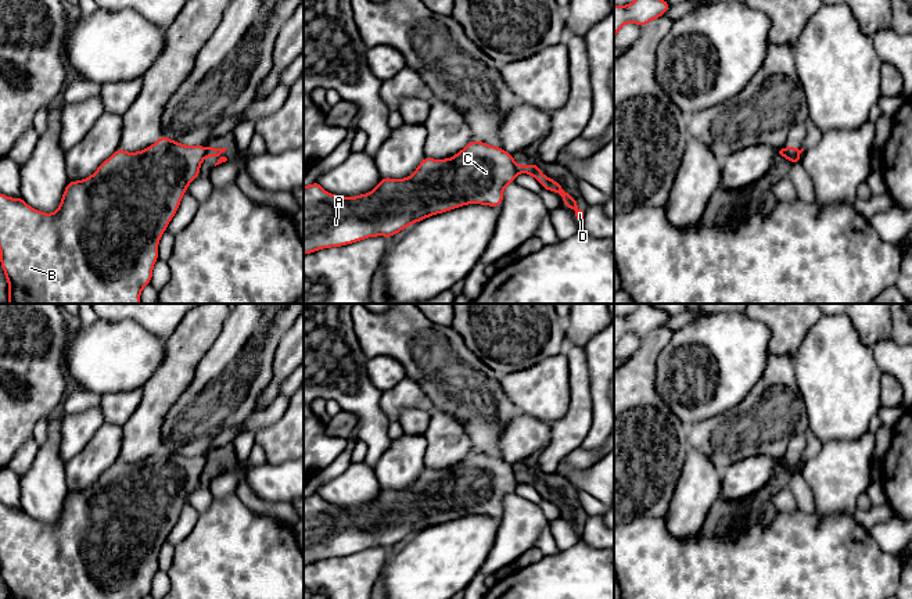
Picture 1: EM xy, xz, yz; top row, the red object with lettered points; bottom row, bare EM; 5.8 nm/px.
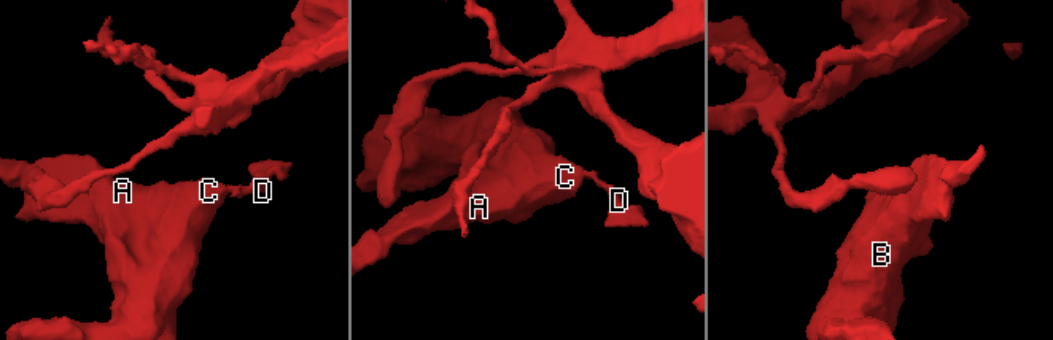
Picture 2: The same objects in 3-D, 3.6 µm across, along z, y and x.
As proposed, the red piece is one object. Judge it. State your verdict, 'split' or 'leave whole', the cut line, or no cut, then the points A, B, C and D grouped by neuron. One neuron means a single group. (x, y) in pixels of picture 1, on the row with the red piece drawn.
split | xz (514, 164), (519, 172) | A B C / D

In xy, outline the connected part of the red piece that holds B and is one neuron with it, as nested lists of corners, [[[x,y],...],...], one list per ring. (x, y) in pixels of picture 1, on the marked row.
[[[165,136],[137,153],[126,153],[119,147],[89,177],[76,182],[68,180],[60,207],[53,214],[43,214],[32,208],[22,197],[11,198],[0,193],[0,263],[8,283],[8,304],[140,304],[141,290],[151,283],[152,268],[158,261],[159,238],[177,212],[188,184],[200,177],[204,158],[204,146],[190,147]]]

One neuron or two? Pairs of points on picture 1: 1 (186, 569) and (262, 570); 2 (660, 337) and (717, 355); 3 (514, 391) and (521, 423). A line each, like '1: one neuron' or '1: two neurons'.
1: one neuron
2: two neurons
3: two neurons

